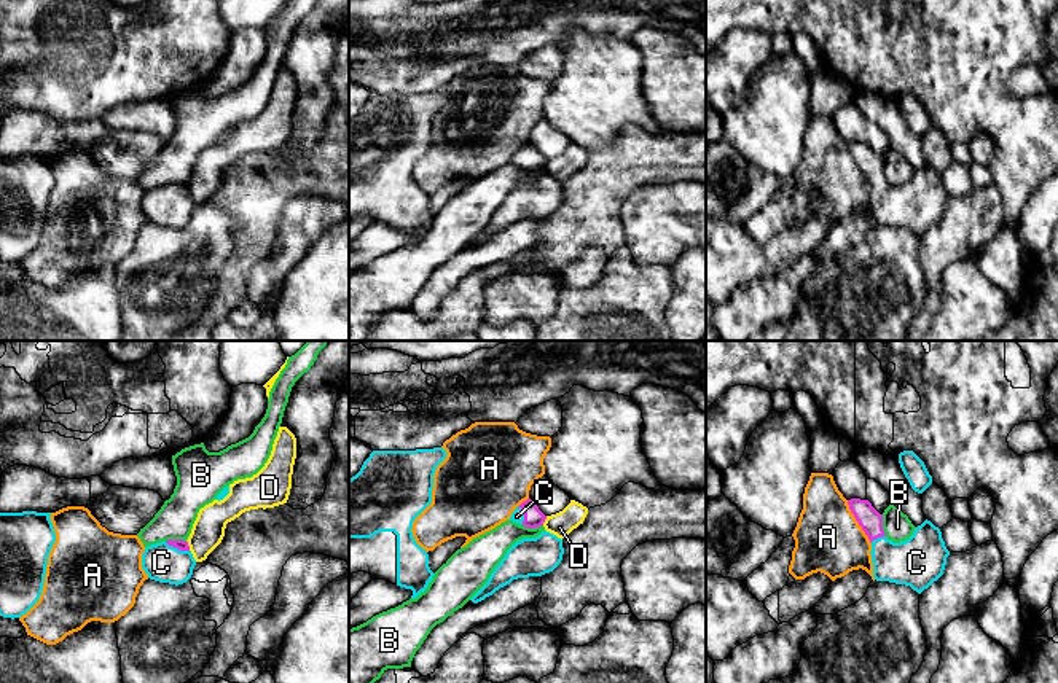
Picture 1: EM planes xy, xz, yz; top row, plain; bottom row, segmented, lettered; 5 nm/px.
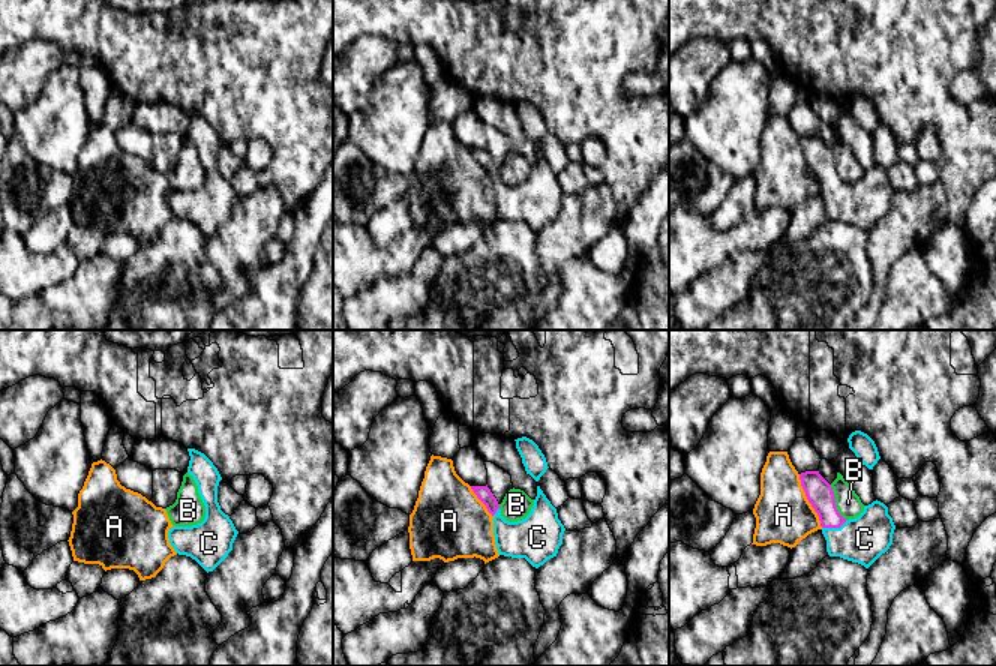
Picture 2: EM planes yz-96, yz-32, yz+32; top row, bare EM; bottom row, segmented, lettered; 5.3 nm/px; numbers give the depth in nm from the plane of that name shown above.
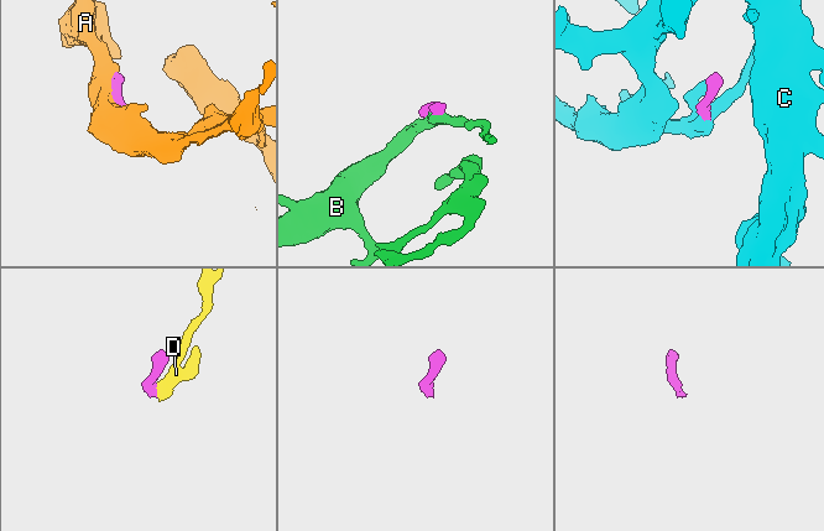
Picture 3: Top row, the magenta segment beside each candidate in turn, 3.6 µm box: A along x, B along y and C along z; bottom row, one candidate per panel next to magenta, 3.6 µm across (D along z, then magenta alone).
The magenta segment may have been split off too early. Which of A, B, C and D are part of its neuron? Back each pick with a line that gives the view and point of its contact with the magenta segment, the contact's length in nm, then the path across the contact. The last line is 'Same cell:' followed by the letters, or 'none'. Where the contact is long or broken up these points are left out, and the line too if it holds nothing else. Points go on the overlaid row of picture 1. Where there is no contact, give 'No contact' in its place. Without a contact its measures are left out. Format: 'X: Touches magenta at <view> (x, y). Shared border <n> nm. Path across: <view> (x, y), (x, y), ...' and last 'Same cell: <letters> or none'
C: Touches magenta at xy (177, 548). Shared border 140 nm. Path across: xy (180, 545), (177, 548), (161, 562)
Same cell: C

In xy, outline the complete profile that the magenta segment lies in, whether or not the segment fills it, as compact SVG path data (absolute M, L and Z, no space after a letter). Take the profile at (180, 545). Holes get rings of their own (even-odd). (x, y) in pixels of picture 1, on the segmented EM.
M167 540L147 546L142 554L142 568L150 580L169 584L183 584L191 575L196 560L188 541Z

